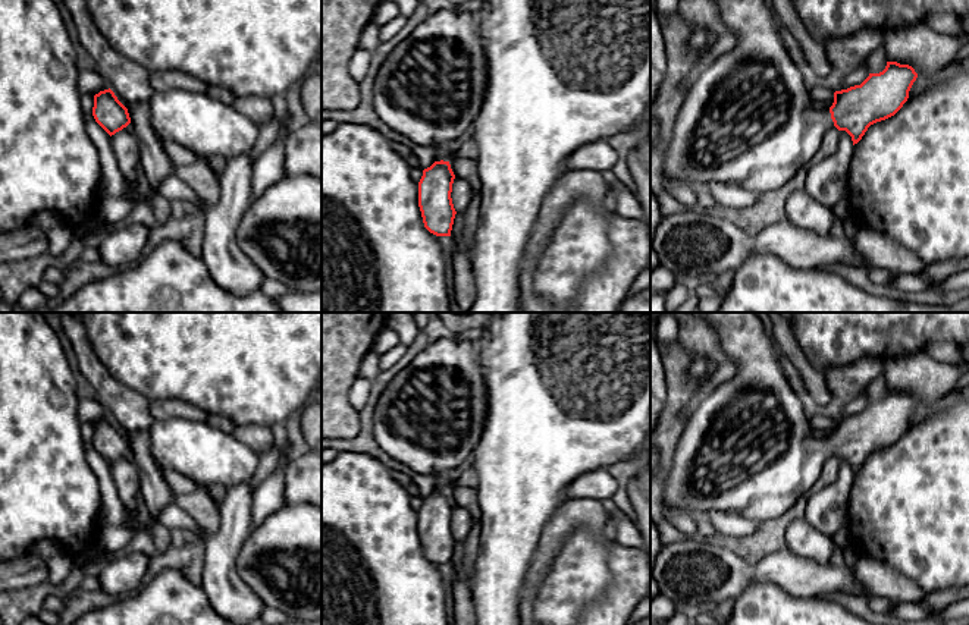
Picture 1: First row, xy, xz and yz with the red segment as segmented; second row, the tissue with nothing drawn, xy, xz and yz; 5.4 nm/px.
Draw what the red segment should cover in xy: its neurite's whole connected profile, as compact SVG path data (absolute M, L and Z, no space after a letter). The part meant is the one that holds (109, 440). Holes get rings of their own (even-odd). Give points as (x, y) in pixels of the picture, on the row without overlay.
M110 417L94 424L92 445L110 465L131 452L128 437Z

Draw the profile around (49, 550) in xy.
M40 540L32 549L31 553L40 556L47 566L54 566L60 556L65 553L63 547L53 540Z

